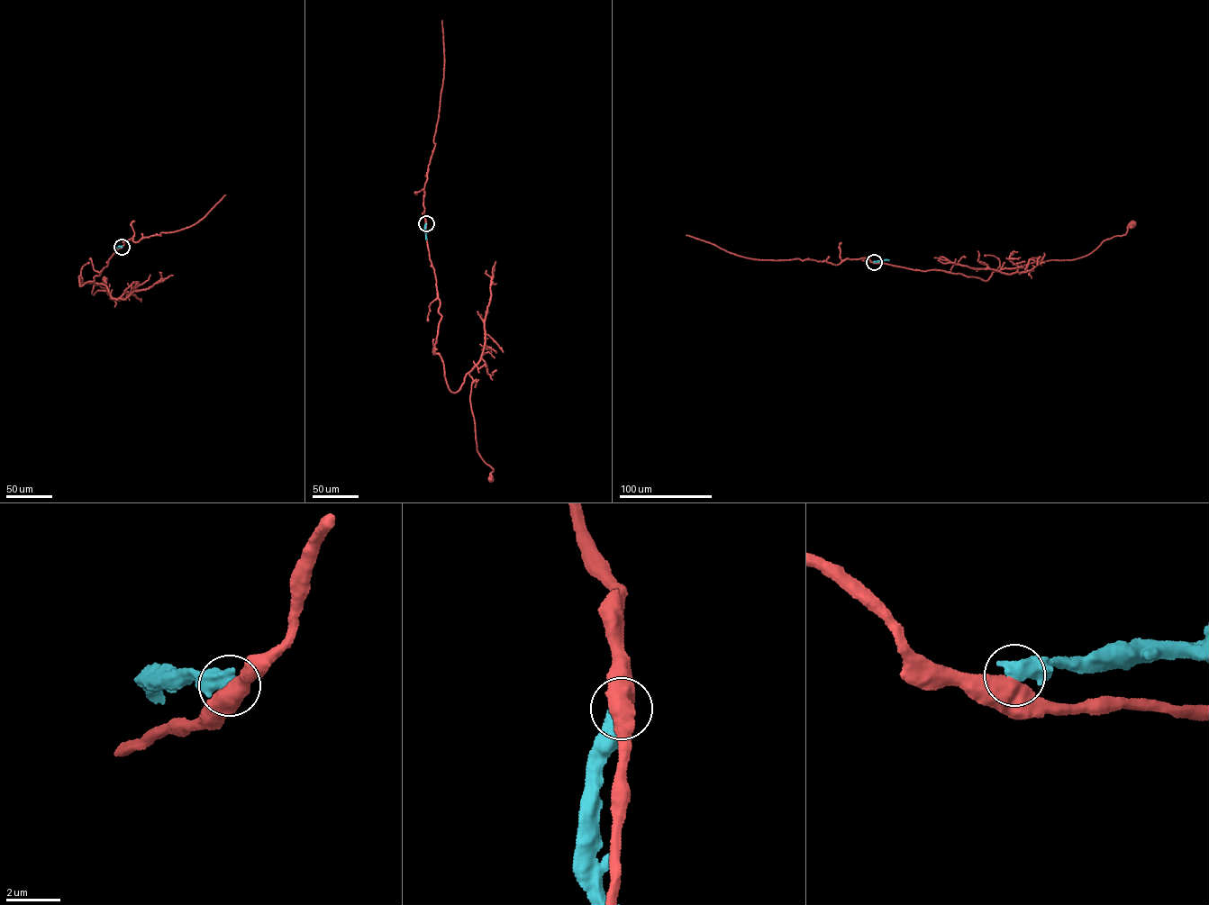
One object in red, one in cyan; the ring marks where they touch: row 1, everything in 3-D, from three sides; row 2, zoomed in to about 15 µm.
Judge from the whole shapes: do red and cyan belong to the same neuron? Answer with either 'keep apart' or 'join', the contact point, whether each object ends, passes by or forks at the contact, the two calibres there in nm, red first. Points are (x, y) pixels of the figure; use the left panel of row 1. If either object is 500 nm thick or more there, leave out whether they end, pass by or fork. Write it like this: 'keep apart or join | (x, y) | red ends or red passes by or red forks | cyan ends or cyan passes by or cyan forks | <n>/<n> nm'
keep apart | (122, 247) | 700/600 nm

